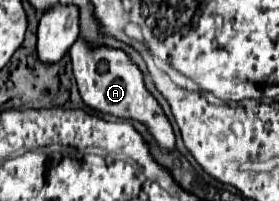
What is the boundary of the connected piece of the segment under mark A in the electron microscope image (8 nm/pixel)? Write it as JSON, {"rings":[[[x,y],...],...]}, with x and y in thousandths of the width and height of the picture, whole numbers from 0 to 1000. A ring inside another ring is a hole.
{"rings":[[[280,194],[258,224],[251,294],[258,294],[265,383],[272,383],[287,483],[315,532],[330,532],[337,552],[373,562],[373,572],[409,572],[409,582],[430,582],[430,592],[502,602],[530,632],[530,662],[552,682],[552,701],[566,711],[573,741],[588,741],[588,751],[624,741],[624,652],[616,652],[609,602],[581,562],[566,502],[523,453],[516,403],[509,403],[509,353],[466,303],[466,284],[444,254],[387,244],[387,234],[330,244],[294,194]],[[358,313],[387,323],[380,363],[351,353]]]}

